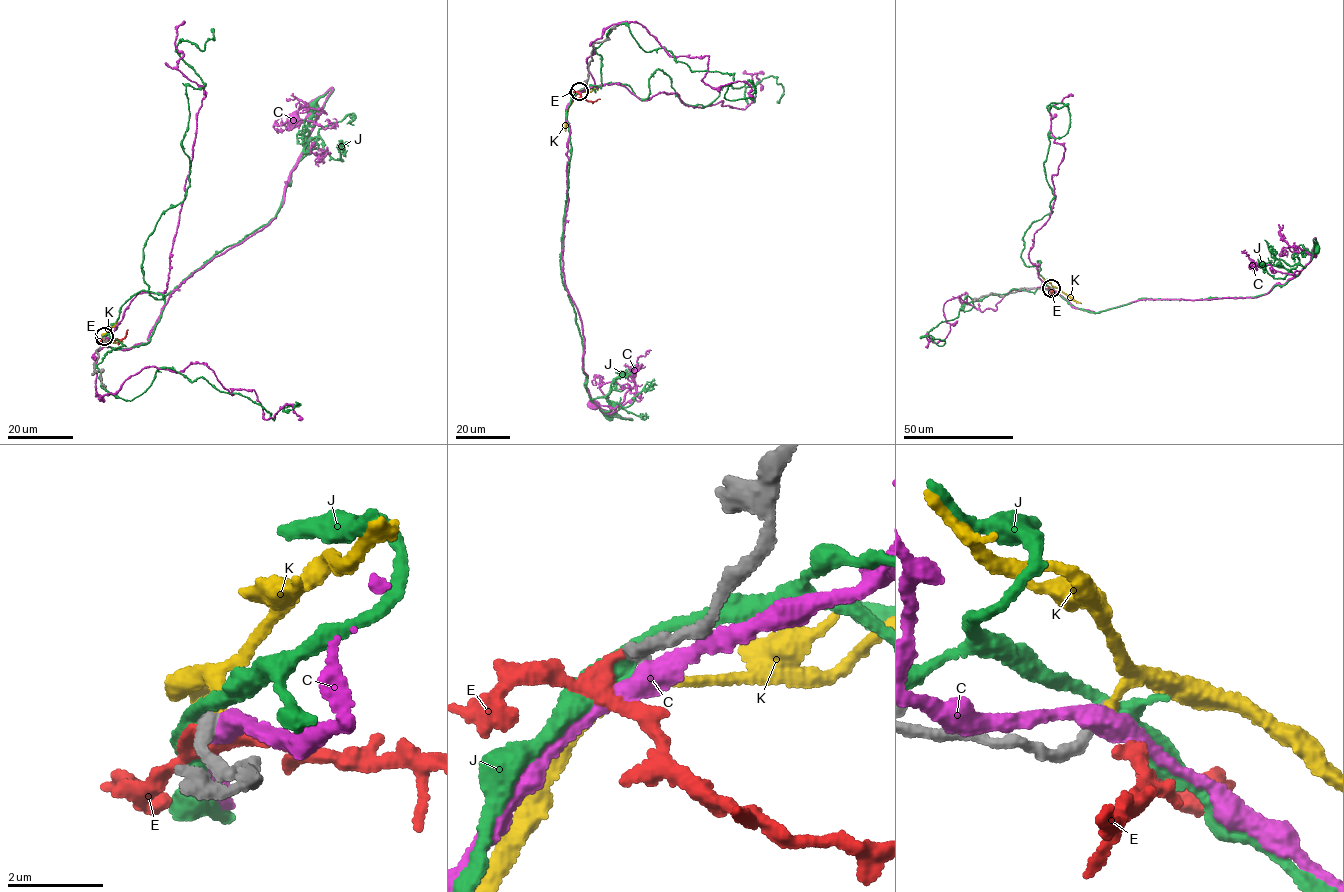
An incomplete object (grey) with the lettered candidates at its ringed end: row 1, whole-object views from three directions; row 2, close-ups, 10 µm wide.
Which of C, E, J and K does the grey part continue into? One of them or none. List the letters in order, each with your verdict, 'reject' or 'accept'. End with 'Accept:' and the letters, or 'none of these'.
C: reject
E: reject
J: reject
K: accept
Accept: K

